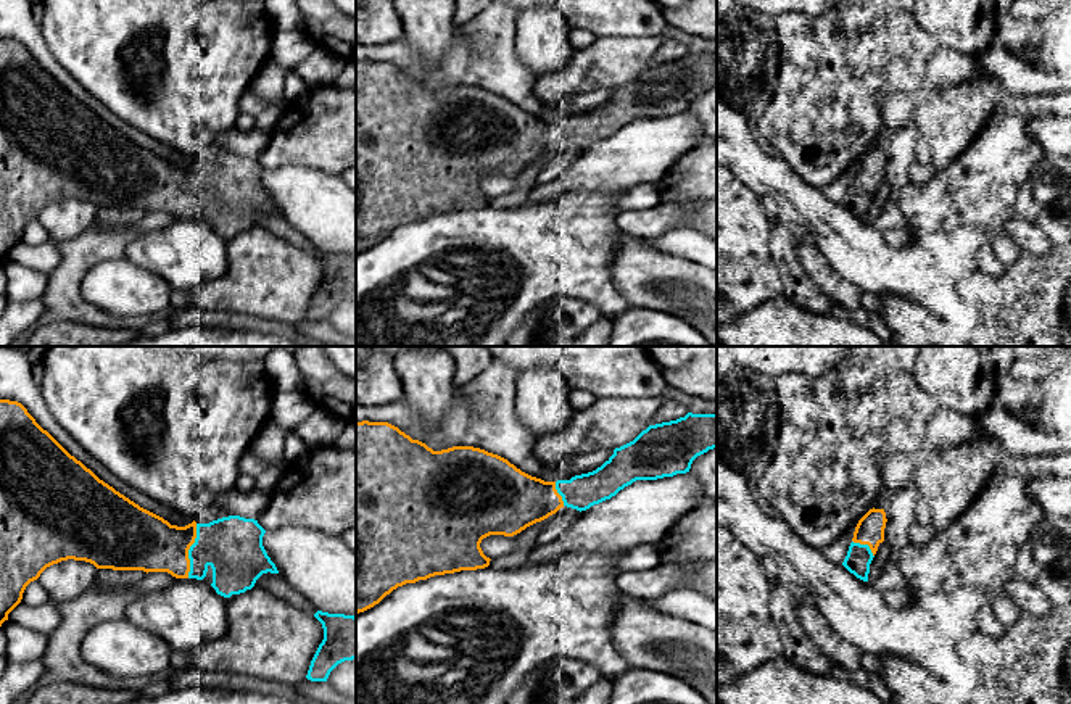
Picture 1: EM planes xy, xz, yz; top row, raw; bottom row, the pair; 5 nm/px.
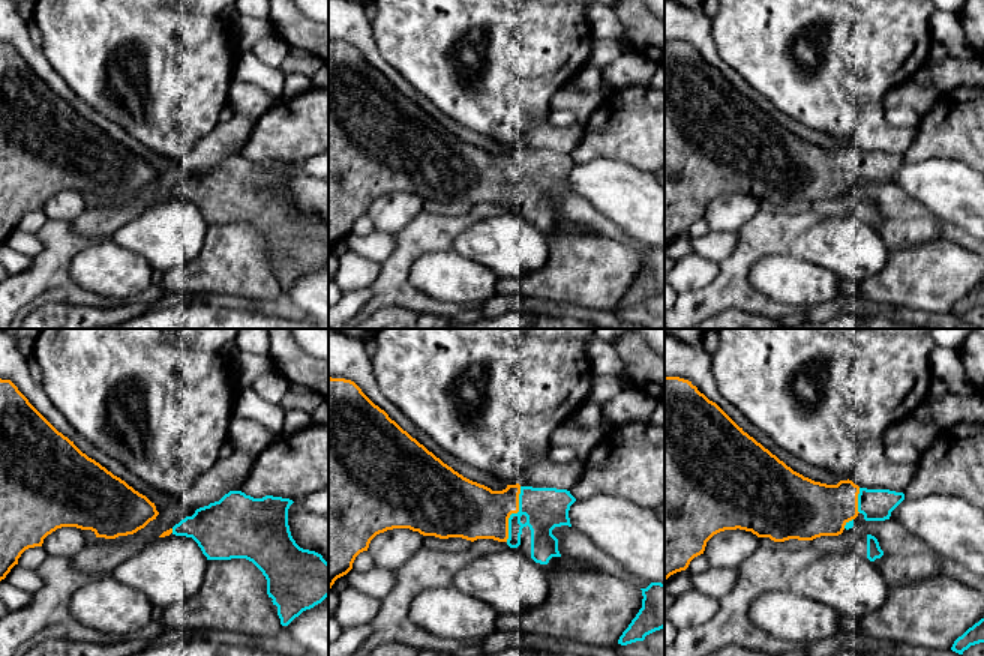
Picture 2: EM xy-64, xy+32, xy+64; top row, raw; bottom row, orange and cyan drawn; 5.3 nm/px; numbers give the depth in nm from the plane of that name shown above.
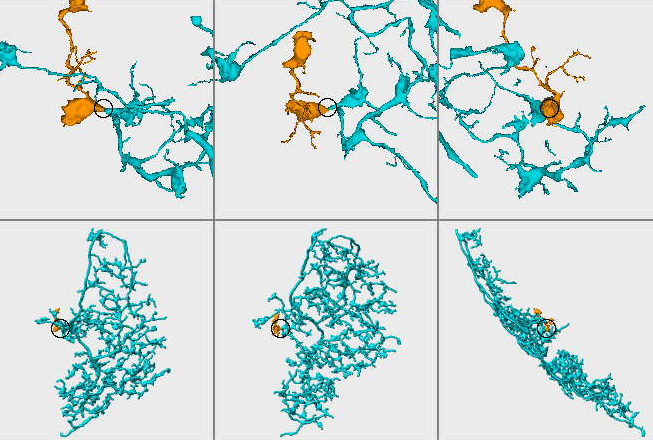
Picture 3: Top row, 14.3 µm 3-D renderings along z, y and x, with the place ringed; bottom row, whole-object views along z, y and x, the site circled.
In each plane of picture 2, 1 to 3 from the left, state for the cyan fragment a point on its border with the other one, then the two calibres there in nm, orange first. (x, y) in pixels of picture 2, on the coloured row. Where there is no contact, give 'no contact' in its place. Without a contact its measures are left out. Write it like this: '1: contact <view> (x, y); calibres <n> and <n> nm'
1: contact xy-64 (171, 530); calibres 30 and 280 nm
2: contact xy+32 (513, 512); calibres 300 and 220 nm
3: contact xy+64 (857, 500); calibres 300 and 180 nm

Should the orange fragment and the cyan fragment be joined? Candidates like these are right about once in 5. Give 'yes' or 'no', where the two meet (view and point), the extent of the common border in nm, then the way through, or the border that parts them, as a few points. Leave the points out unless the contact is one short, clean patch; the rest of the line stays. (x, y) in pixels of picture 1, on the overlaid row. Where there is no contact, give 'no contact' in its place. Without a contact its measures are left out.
yes | xy (187, 551) | 280 nm

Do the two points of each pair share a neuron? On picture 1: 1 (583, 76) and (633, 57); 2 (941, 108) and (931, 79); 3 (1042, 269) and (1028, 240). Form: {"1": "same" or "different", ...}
{"1": "same", "2": "different", "3": "different"}

